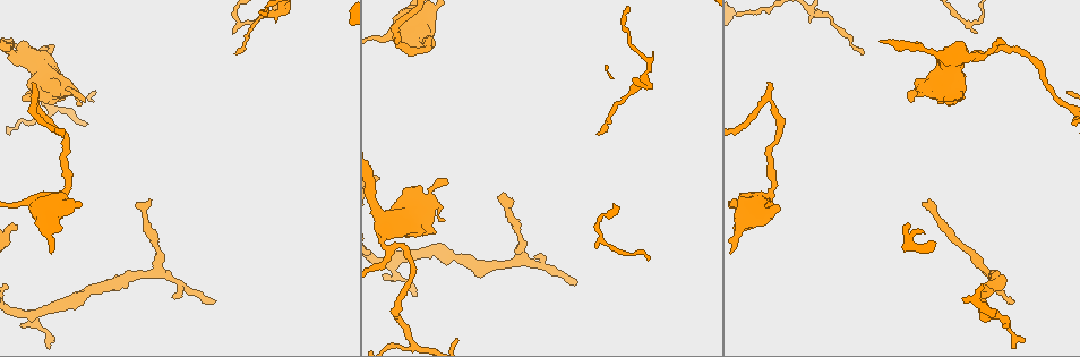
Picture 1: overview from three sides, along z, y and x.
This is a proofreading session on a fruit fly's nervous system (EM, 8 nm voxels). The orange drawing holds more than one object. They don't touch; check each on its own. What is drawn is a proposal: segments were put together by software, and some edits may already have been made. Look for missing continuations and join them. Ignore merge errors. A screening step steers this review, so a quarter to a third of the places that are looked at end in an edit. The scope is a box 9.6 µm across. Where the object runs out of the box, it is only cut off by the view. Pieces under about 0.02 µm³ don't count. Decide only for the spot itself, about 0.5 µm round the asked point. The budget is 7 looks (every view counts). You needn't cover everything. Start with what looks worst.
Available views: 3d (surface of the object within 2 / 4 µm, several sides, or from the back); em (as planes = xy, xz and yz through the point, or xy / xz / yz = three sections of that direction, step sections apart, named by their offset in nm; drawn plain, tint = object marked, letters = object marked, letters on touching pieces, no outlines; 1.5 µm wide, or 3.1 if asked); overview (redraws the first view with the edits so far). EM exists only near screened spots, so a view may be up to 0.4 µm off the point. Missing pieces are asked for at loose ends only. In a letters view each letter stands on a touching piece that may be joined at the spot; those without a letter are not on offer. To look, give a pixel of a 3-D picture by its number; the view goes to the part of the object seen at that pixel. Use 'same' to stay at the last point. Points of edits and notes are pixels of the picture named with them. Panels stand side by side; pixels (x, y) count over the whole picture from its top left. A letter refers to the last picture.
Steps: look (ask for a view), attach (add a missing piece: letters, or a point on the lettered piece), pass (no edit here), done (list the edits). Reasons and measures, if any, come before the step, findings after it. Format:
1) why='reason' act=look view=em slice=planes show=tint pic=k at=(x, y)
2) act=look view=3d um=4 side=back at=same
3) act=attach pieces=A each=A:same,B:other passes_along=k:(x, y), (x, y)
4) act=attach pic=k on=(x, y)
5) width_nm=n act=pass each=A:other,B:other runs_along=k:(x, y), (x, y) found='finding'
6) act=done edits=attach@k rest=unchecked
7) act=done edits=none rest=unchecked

why='branch stops here' act=look view=em slice=xy step=8 show=letters pic=1 at=(769, 83)

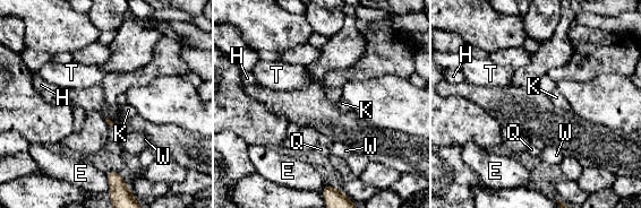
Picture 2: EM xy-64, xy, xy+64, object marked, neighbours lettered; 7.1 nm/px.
why='another direction' act=look view=em slice=planes show=letters at=same

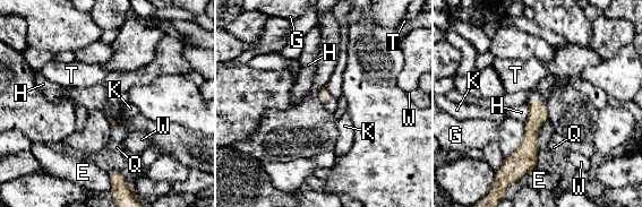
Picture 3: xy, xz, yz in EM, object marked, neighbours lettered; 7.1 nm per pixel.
act=pass each=E:other,G:other,H:other,K:other,Q:other,T:other,W:other border=3:(528, 103), (528, 118), (523, 122) found='no lettered piece goes on from it'

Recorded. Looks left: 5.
act=look view=em slice=xz step=4 show=letters pic=1 at=(1011, 298)

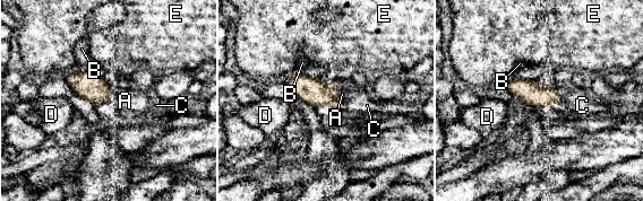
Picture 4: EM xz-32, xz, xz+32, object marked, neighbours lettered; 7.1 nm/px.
act=look view=em slice=planes show=letters at=same

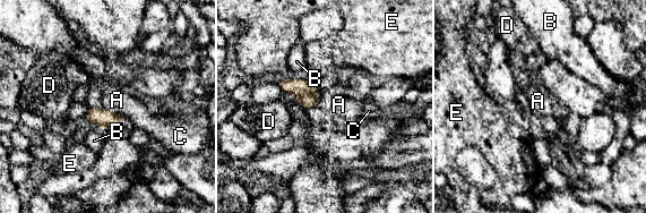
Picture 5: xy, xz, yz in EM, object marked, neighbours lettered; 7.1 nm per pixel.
width_nm=130 act=pass each=A:other,B:other,C:other,D:other,E:other border=5:(317, 87), (319, 107) found='no lettered piece goes on from it'

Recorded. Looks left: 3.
why='free end' act=look view=em slice=xz step=4 show=plain pic=1 at=(598, 133)

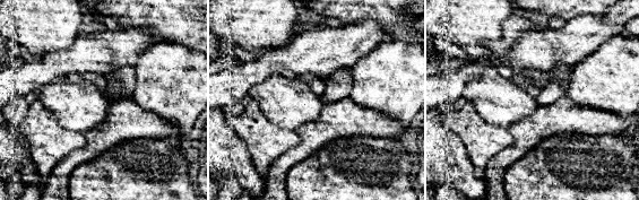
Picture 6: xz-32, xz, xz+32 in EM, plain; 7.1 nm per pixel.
why='what lies round it' act=look view=em slice=xz step=4 show=letters at=same

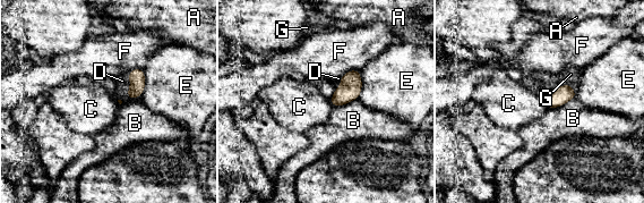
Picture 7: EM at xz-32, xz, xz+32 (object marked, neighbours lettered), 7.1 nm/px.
act=pass each=A:other,B:other,C:other,D:other,E:other,F:other,G:other border=7:(328, 99), (334, 107) found='none of them fits'

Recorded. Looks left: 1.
act=done edits=none rest=unchecked

